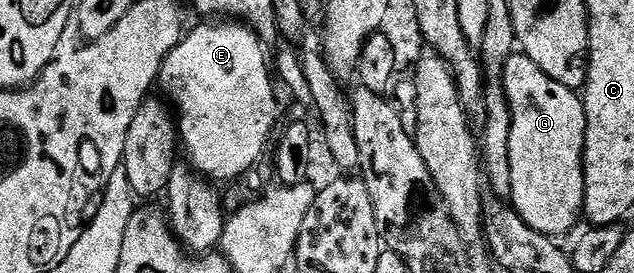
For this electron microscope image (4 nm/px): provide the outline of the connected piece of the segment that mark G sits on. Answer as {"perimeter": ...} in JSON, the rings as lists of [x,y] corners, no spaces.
{"perimeter":[[[524,54],[507,57],[500,71],[500,83],[511,114],[511,133],[508,134],[508,165],[511,166],[509,203],[534,231],[559,238],[580,220],[582,209],[582,143],[586,137],[586,116],[582,113],[579,93],[560,86]]]}

